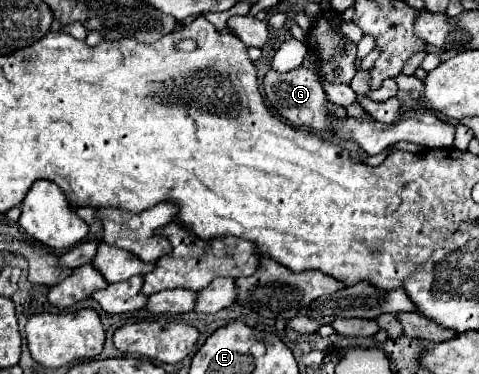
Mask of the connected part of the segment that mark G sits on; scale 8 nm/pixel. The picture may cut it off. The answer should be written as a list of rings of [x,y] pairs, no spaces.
[[[295,68],[291,72],[275,72],[269,70],[263,78],[263,94],[269,100],[269,104],[283,116],[287,118],[293,126],[299,128],[313,128],[313,130],[325,130],[331,126],[331,114],[327,114],[327,98],[323,94],[323,86],[315,74],[307,68]]]

